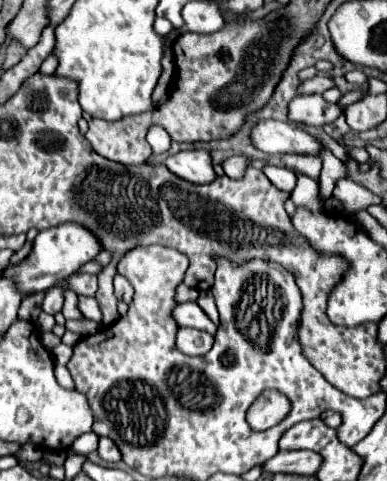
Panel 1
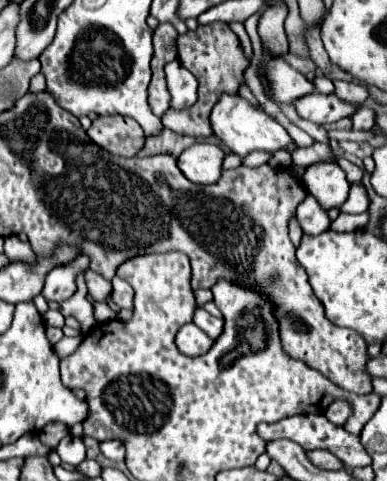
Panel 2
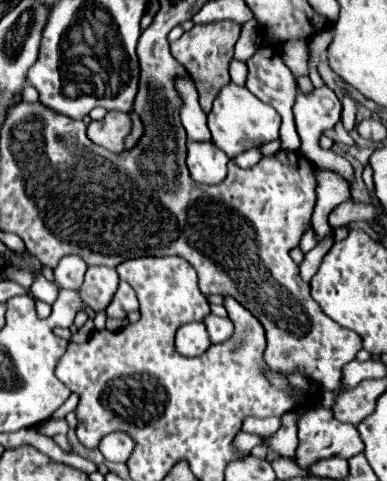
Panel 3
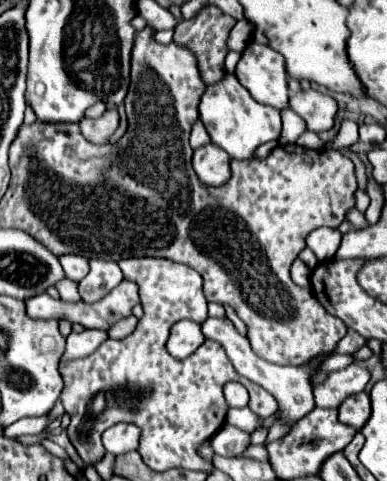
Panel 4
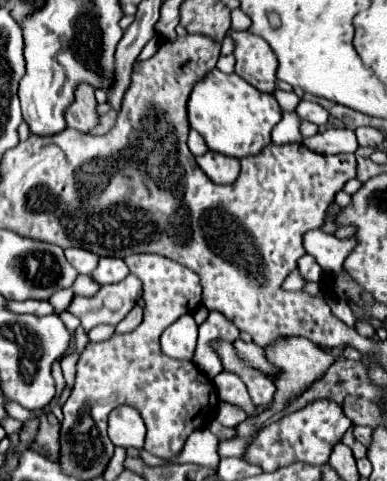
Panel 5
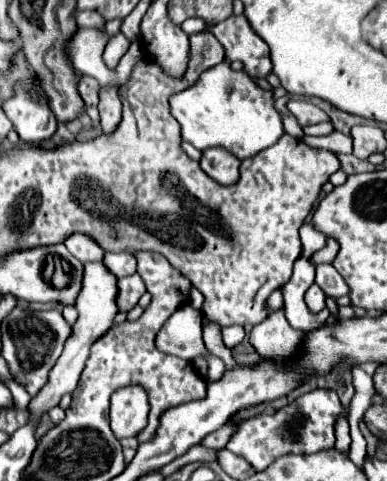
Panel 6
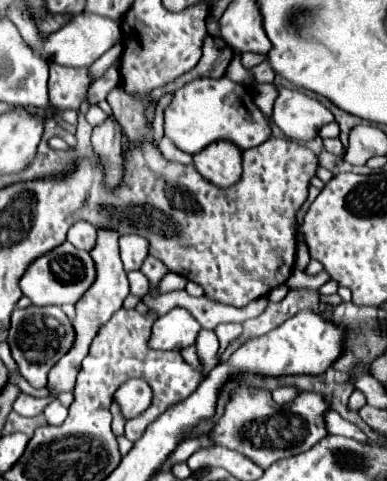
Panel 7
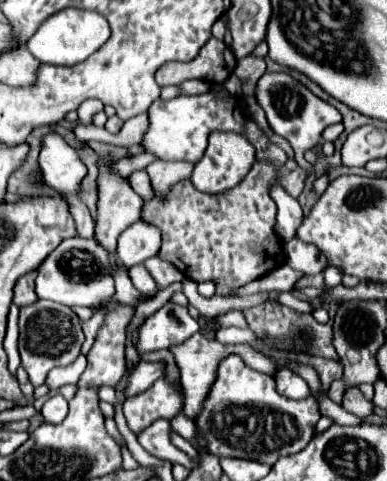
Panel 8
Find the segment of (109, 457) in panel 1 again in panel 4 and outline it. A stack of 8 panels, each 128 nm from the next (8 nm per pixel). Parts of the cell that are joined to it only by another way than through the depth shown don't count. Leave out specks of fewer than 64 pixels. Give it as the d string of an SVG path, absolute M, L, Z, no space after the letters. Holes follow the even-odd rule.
M116 424L102 434L102 444L108 454L120 456L138 448L140 428L134 424Z

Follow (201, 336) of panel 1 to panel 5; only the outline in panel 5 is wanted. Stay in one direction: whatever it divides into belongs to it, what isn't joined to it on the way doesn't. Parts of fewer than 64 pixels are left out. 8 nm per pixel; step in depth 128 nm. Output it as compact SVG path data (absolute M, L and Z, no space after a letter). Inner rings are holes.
M184 314L172 326L168 326L160 338L162 352L170 358L192 360L198 340L198 324L194 322L192 314Z

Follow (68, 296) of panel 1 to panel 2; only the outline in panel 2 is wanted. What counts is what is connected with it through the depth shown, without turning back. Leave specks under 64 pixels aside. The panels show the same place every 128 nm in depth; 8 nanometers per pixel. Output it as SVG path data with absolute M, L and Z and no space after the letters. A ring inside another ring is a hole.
M80 273L76 278L77 291L72 298L64 300L60 304L60 312L62 316L76 318L80 324L83 324L84 335L88 334L96 320L94 320L94 309L92 302L88 302L87 299L87 286L84 280L84 273Z

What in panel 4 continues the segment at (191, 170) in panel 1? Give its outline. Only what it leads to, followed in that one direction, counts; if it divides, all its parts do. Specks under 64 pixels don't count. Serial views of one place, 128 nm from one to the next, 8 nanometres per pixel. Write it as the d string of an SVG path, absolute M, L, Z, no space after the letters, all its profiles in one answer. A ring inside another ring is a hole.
M212 142L194 150L192 166L206 186L222 186L230 178L230 156Z

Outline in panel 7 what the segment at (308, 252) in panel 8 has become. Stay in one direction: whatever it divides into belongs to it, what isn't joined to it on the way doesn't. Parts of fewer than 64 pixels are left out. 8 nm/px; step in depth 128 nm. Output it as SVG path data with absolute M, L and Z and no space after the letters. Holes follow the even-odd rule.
M298 240L298 250L296 250L296 268L298 268L298 270L306 270L308 262L310 262L308 246L306 246L302 240Z

